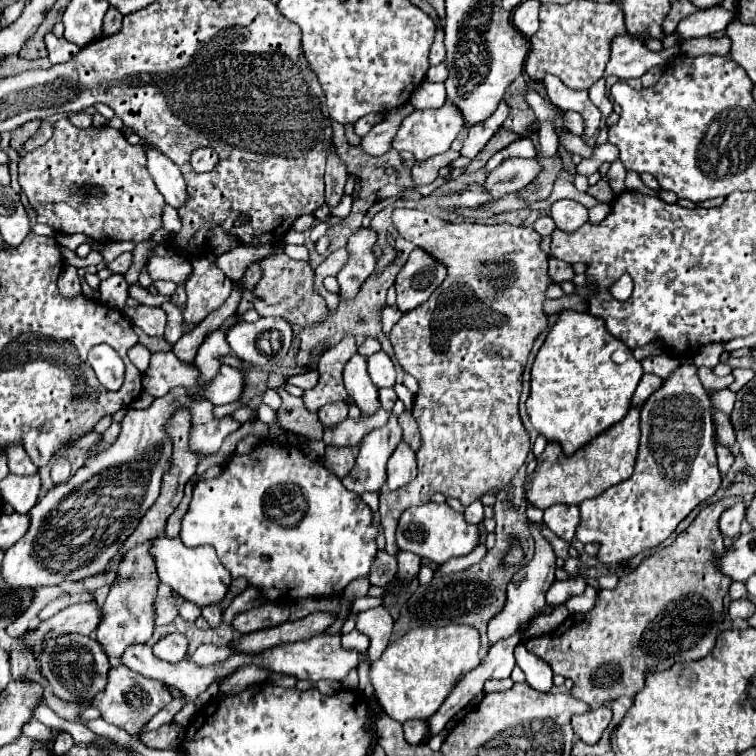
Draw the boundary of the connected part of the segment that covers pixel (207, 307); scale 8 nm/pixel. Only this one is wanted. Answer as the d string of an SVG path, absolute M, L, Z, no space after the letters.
M212 253L198 255L192 259L192 275L184 283L186 289L186 311L184 323L186 331L204 321L212 311L216 311L232 291L232 281L224 275L222 269L214 265Z

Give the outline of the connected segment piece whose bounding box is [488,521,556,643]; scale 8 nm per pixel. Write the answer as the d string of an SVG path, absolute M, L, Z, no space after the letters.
M528 521L528 531L536 543L536 555L534 559L526 565L526 567L520 567L512 581L508 583L508 599L506 599L506 607L488 623L488 639L490 643L496 643L498 639L504 639L504 637L510 637L522 621L528 621L530 617L536 615L538 609L542 609L546 603L544 603L544 593L550 589L550 585L554 583L554 569L556 569L556 555L554 555L554 549L552 545L548 543L548 539L540 533L542 525L540 523L532 523Z

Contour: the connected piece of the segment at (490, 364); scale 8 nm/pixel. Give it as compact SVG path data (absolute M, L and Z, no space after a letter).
M396 209L392 215L394 227L398 229L400 237L412 241L416 247L426 249L430 255L434 255L436 259L440 259L446 267L448 267L448 279L444 279L444 283L432 293L432 297L420 305L420 309L412 309L412 313L404 313L402 319L392 327L390 331L390 341L394 347L394 355L398 359L398 363L402 365L402 369L410 375L416 377L418 381L418 393L414 395L414 409L412 415L418 421L420 427L420 449L416 451L418 455L418 475L414 481L410 481L408 485L404 485L402 489L390 491L390 493L380 493L380 523L384 527L384 537L386 537L386 551L388 555L398 555L400 549L396 545L394 539L394 529L398 525L400 515L404 513L404 509L412 507L412 505L424 505L430 501L430 497L434 493L442 493L444 497L456 497L462 505L470 505L472 501L480 499L484 493L488 493L490 489L502 489L508 485L508 481L512 481L512 477L516 475L516 471L524 465L528 453L530 453L530 435L522 425L520 413L518 413L518 401L520 401L520 393L522 393L522 373L528 361L528 355L532 351L532 343L534 339L548 327L548 319L546 313L542 311L542 303L546 299L546 289L552 283L552 279L548 277L548 257L546 253L540 249L540 235L532 229L532 227L516 227L510 223L498 223L498 225L480 225L480 223L468 223L468 221L442 221L430 213L424 211L416 211L416 209Z

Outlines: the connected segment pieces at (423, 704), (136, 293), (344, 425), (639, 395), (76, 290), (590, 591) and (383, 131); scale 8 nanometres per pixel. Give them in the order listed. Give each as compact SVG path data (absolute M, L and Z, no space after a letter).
M446 625L412 629L402 639L390 643L382 657L372 663L370 679L376 697L392 719L428 719L440 709L456 681L480 665L480 635L470 625Z
M139 282L130 286L129 296L136 299L139 303L148 306L161 307L164 302L171 301L170 296L164 296L161 294L153 295L146 289L142 288Z
M380 409L370 417L360 417L360 419L344 419L338 425L324 427L324 443L334 445L334 447L356 447L366 431L382 427L388 421L388 411Z
M644 373L642 379L640 379L640 385L638 385L638 389L636 389L634 397L632 397L632 405L642 405L650 393L654 393L656 389L660 389L660 383L662 383L662 381L664 381L664 379L658 377L658 375Z
M66 265L64 271L60 273L58 277L58 289L64 297L76 297L82 293L80 289L80 275L78 275L78 269L72 267L72 265Z
M588 587L584 591L584 595L570 597L570 601L566 601L566 609L570 613L588 613L594 603L596 603L596 589L594 587Z
M406 103L406 105L400 105L400 109L392 109L388 111L386 119L378 125L372 127L372 131L368 135L362 137L362 147L368 155L384 155L390 145L392 145L392 137L396 135L396 129L400 127L400 123L404 121L404 117L408 117L408 113L412 113L414 107L412 103Z

